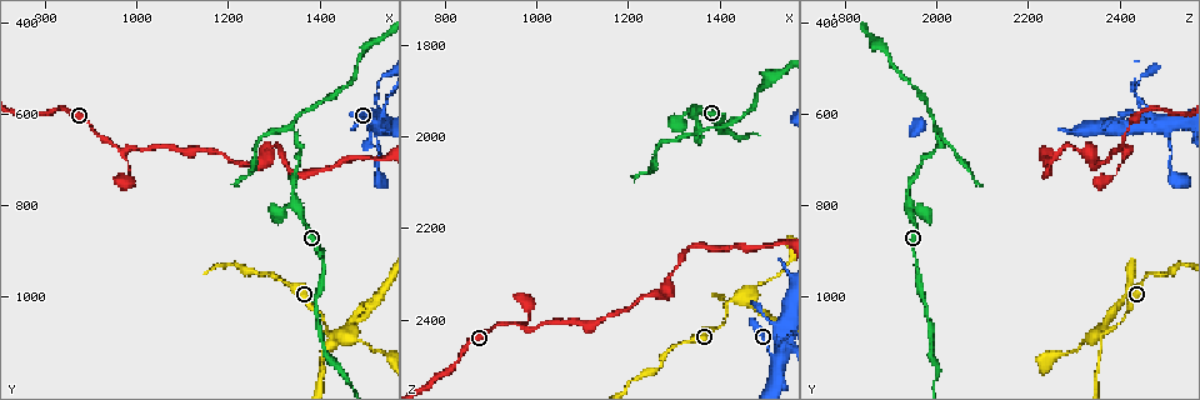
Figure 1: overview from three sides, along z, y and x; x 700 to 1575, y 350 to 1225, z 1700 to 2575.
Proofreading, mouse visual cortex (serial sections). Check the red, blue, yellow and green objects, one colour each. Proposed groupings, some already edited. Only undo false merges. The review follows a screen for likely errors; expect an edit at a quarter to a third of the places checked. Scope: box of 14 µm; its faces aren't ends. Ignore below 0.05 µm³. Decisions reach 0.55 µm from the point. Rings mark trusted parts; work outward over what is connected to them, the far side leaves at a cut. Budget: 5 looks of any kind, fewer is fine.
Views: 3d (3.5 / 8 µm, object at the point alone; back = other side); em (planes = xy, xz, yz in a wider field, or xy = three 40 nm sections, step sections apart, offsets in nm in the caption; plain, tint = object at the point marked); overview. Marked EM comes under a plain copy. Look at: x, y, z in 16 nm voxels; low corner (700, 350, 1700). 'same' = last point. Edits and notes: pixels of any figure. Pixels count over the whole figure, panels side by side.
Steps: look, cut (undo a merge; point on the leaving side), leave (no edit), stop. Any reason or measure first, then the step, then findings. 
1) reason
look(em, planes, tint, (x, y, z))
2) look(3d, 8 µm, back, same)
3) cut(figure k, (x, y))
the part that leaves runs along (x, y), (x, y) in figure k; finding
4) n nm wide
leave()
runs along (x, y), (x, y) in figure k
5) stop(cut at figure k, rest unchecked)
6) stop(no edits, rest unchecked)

three-way junction
look(3d, 3.5 µm, back, (1340, 800, 1945))

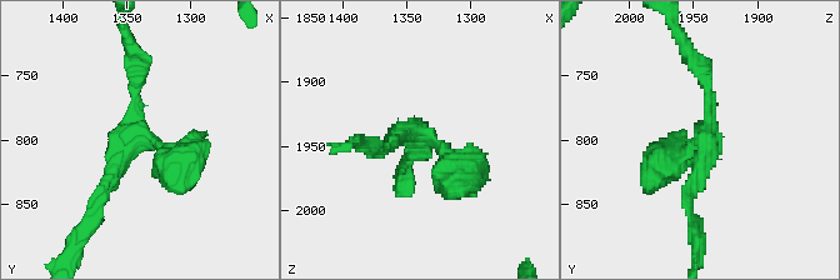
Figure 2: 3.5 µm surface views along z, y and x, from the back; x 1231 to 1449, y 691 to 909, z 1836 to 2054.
3 arms; arms of 150, 200, 350 nm
look(em, xy, step 3, tint, (1344, 798, 1938))

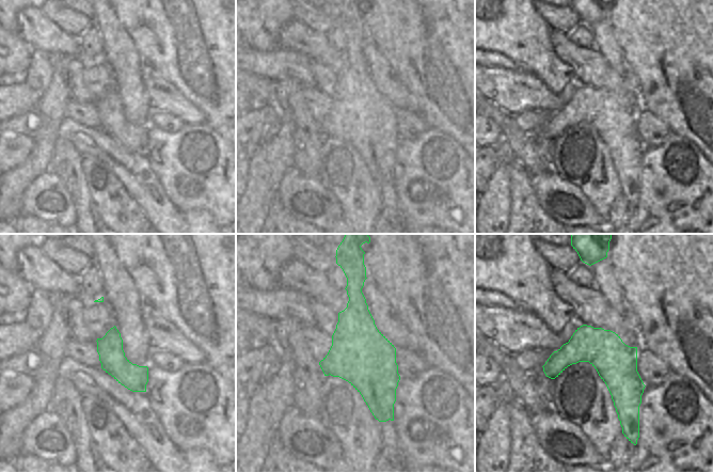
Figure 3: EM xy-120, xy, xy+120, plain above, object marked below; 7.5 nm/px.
460 nm wide
leave()
runs along (96, 206), (135, 138), (135, 53) in figure 2; all the same cell

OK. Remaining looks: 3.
three arms meet
look(3d, 8 µm, (1340, 635, 1995))

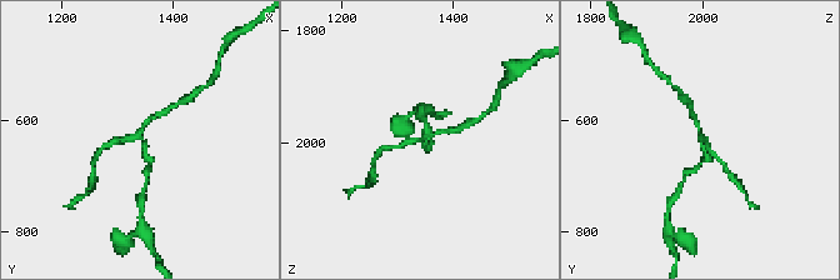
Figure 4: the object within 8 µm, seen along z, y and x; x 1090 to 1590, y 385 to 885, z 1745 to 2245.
3 arms; arms of 150, 150, 150 nm
look(em, xy, step 5, tint, (1340, 630, 1990))

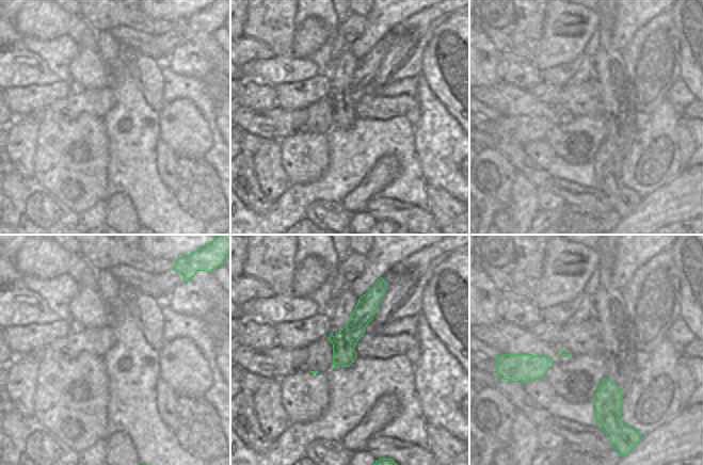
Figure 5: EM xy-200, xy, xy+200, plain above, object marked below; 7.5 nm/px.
cut(figure 4, (115, 140))
border along (346, 325), (351, 330), (364, 329) in figure 5; a second cell is stuck on

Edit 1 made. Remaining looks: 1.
stop(cut at figure 4, rest unchecked)

